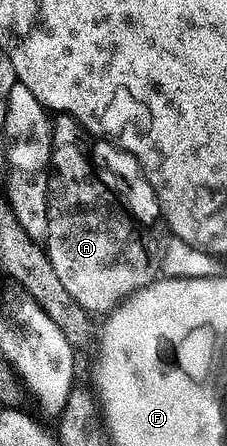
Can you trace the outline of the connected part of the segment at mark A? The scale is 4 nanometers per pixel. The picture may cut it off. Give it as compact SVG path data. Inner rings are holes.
M69 169L53 175L49 179L49 216L45 227L47 232L45 250L55 269L57 279L61 281L64 291L70 295L74 304L93 315L106 314L108 309L114 303L120 302L125 295L125 291L120 288L107 287L111 281L109 277L113 275L113 271L107 269L115 261L119 249L125 245L123 241L129 235L129 223L117 211L120 204L115 193L102 180L77 178L76 173Z

